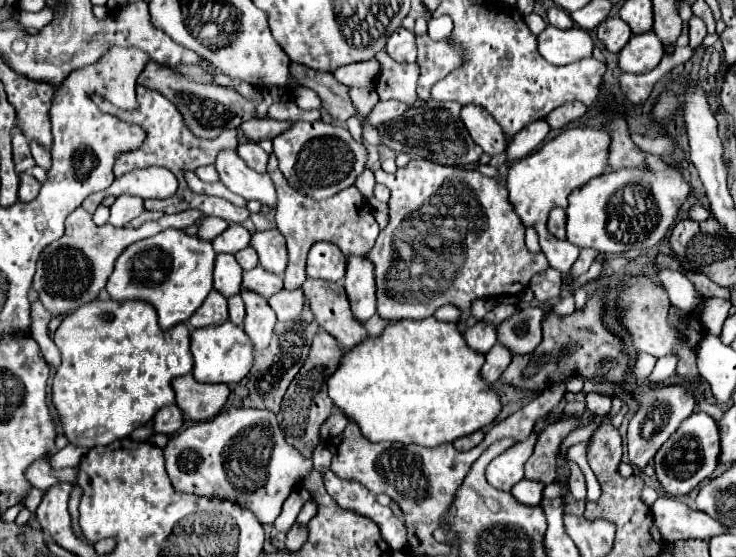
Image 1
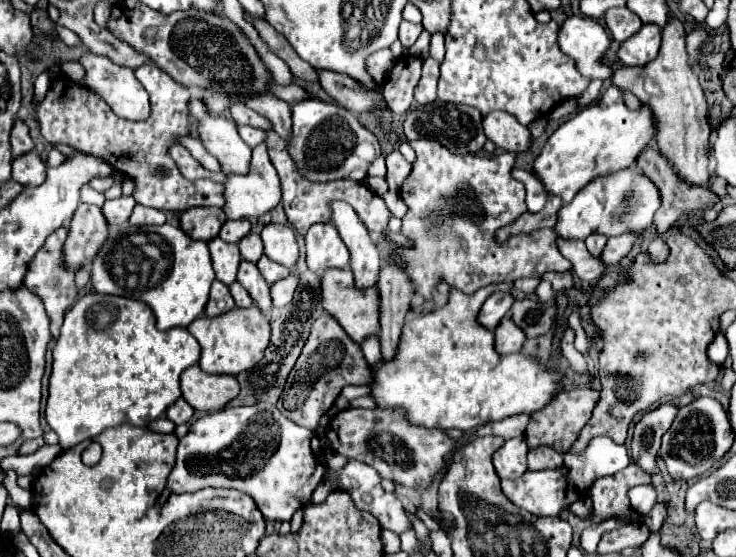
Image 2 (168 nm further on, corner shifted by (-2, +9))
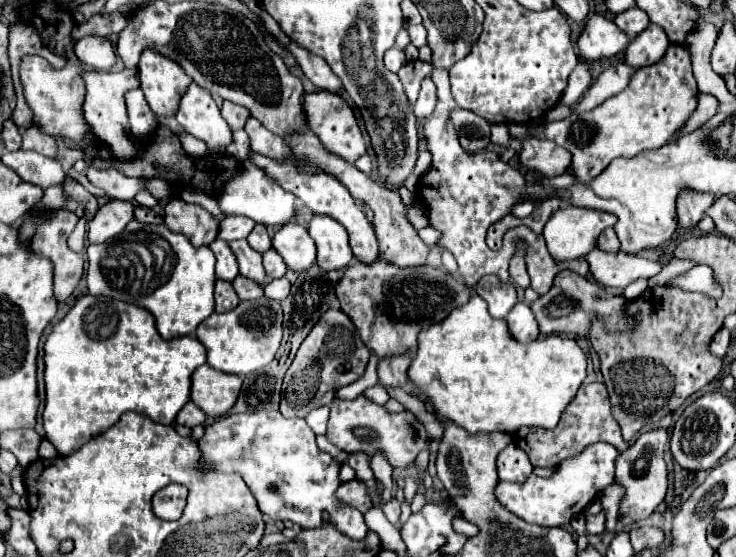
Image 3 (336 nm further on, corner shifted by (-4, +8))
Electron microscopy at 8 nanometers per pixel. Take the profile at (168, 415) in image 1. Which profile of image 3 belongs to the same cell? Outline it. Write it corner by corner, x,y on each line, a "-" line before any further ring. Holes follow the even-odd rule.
188,401
184,405
184,409
180,411
180,415
176,417
176,423
180,425
188,425
188,427
196,427
196,425
202,425
208,417
202,413
200,407
196,407
192,401

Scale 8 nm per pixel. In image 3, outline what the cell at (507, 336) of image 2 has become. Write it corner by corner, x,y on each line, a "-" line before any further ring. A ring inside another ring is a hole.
516,303
508,315
508,325
516,341
530,343
538,339
540,331
536,325
536,317
532,317
532,309
526,303

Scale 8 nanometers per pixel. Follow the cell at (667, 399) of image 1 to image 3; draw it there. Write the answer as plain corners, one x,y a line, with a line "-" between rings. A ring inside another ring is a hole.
656,429
652,433
640,435
634,445
616,457
616,475
614,483
624,487
624,497
620,501
620,515
632,515
636,519
644,519
656,511
656,507
664,501
668,489
668,475
664,463
664,445
668,435
664,429

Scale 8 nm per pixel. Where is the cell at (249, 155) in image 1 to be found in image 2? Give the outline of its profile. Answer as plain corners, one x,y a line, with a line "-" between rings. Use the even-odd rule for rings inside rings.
258,144
252,150
252,162
250,162
250,174
246,176
246,180
232,180
232,186
226,186
226,204
224,204
224,212
228,218
254,218
254,216
262,216
266,212
270,212
272,208
276,208
276,204
282,200
280,194
280,182
278,182
278,174
272,168
272,162
268,158
268,148
266,144

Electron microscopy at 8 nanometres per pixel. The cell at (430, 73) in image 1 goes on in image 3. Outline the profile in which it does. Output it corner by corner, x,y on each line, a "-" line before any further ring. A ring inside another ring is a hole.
426,77
422,81
422,89
420,89
418,101
414,105
414,113
416,113
418,121
424,121
426,117
430,117
432,111
434,111
434,107
436,107
436,87
434,87
432,79

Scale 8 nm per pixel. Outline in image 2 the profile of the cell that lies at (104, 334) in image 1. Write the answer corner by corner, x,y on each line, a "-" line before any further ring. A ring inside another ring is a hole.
84,294
64,316
64,324
60,328
60,338
56,340
56,346
52,350
52,356
54,356
54,362
52,362
52,374
50,374
50,396
48,396
48,402
46,402
46,422
50,424
50,428
58,434
60,438
60,446
62,450
68,450
76,444
80,444
82,440
88,440
88,438
94,438
98,434
102,434
104,430
108,428
118,428
122,424
130,424
130,426
148,426
150,420
156,420
170,404
174,404
182,394
180,394
180,374
190,368
192,364
198,362
200,358
200,344
196,342
196,338
186,330
186,328
172,328
172,330
158,330
156,328
156,320
154,320
154,314
150,310
148,304
142,304
140,300
134,300
134,298
124,298
124,296
106,296
106,294

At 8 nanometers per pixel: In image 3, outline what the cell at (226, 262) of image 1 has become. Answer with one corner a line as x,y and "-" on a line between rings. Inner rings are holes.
216,239
210,249
216,255
216,277
224,279
224,281
232,281
240,271
238,271
238,263
236,257
232,255
232,249
228,247
226,241

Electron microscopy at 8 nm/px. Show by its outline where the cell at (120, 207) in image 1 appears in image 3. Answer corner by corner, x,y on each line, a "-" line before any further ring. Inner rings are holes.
108,201
104,203
94,219
88,223
88,241
104,243
110,237
118,235
134,219
134,203
130,201

